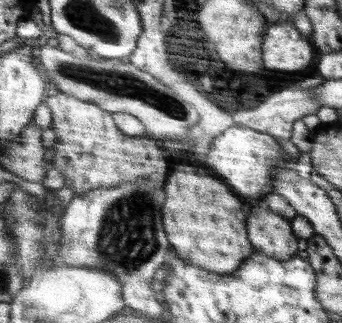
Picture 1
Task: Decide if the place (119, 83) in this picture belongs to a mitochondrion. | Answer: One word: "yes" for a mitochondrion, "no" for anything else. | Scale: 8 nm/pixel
yes

